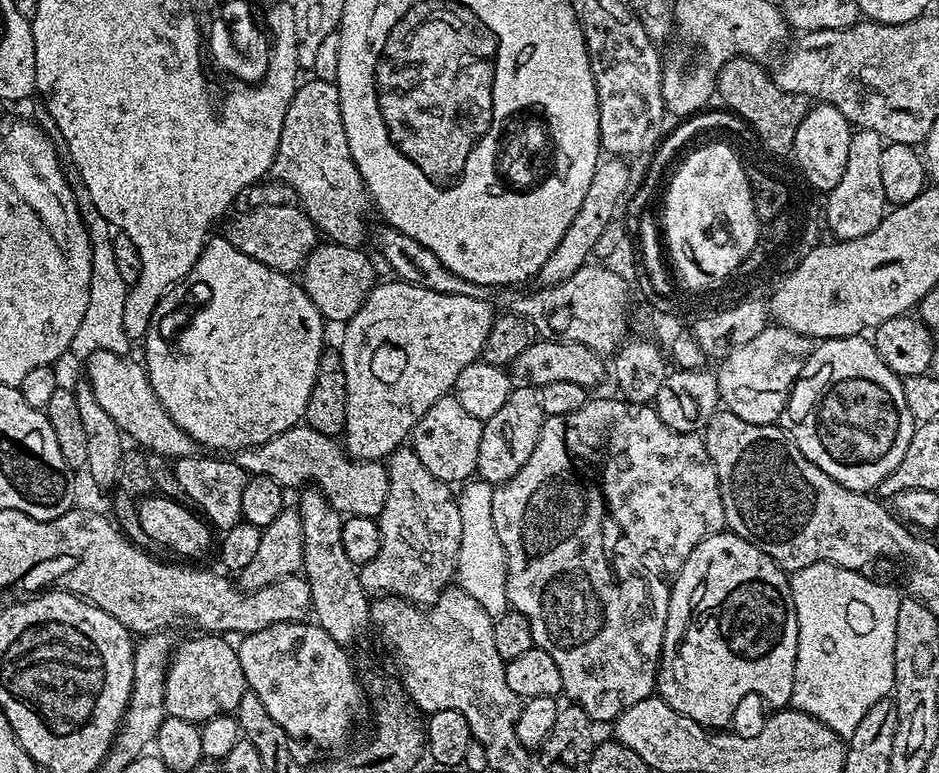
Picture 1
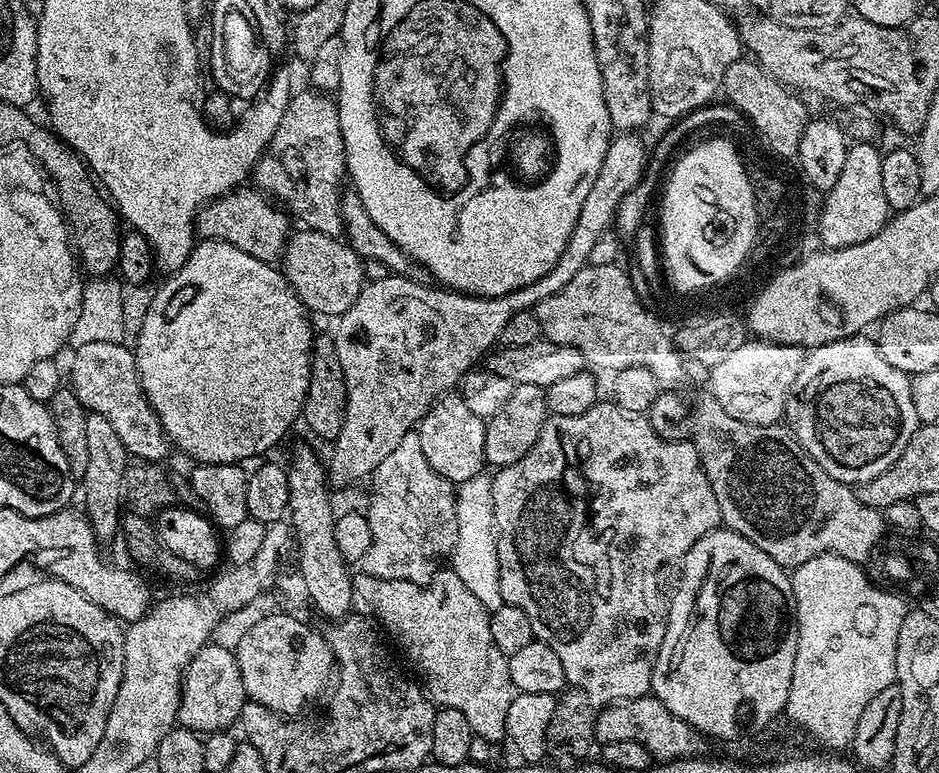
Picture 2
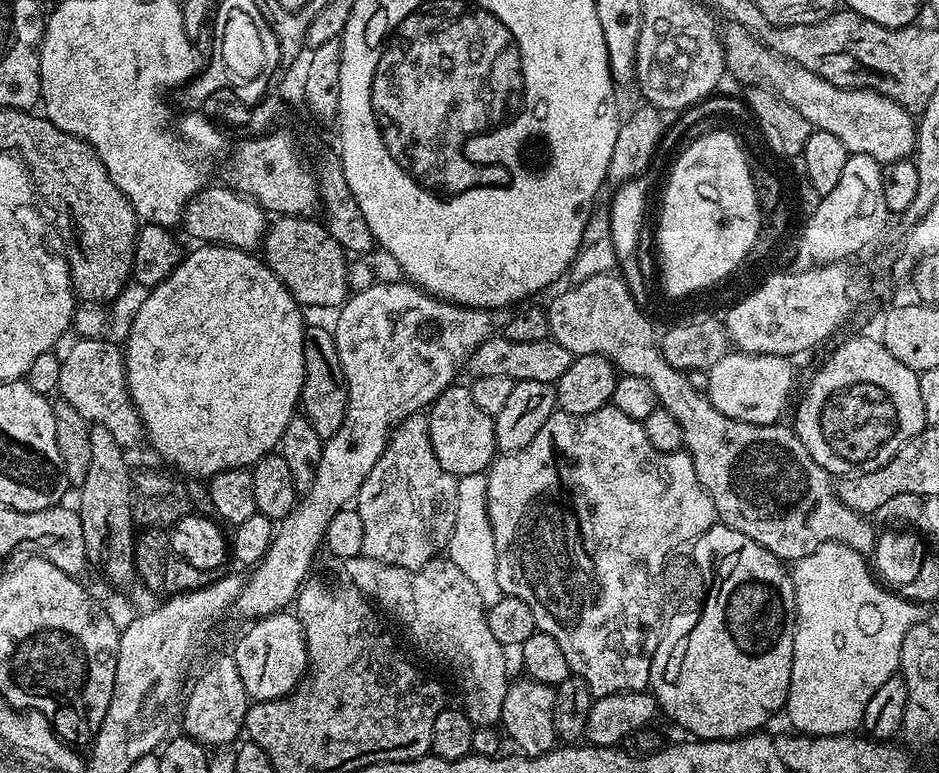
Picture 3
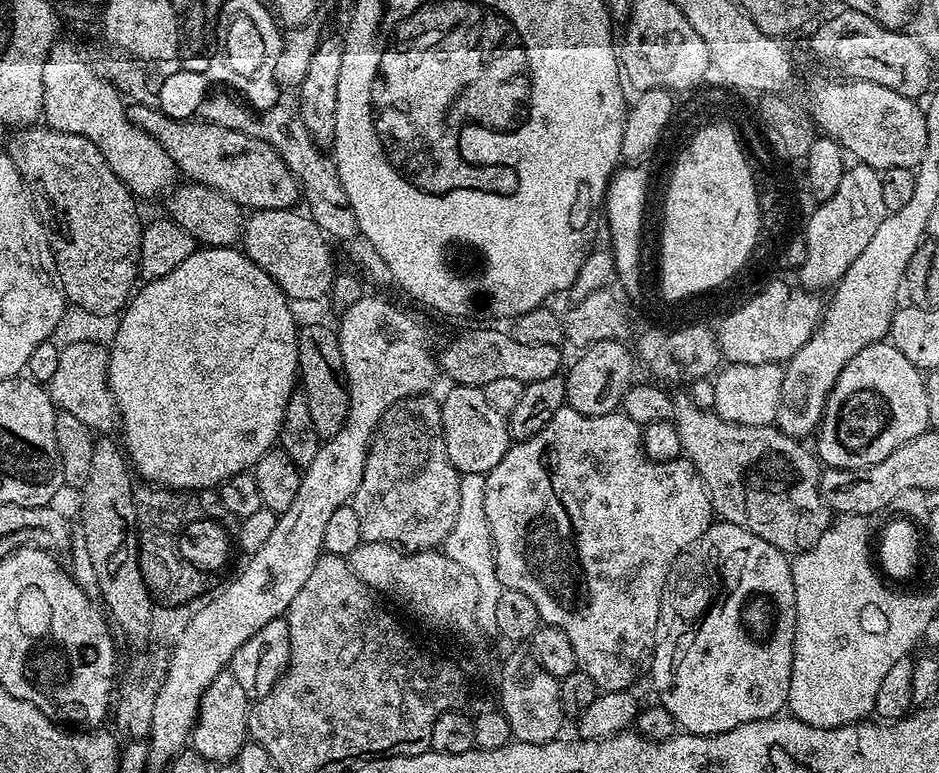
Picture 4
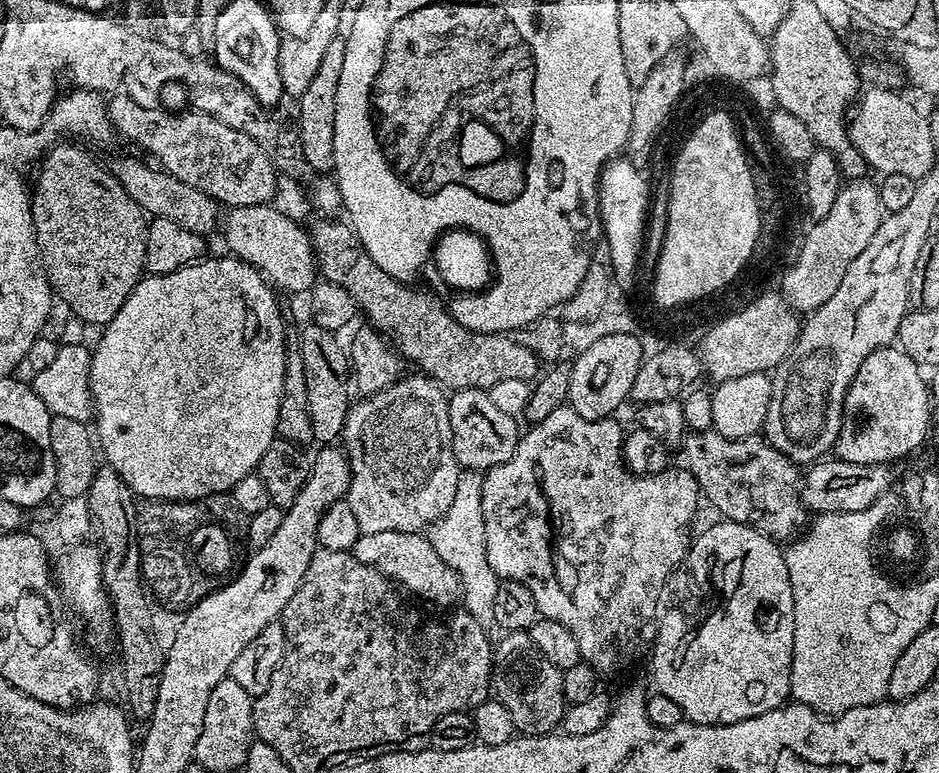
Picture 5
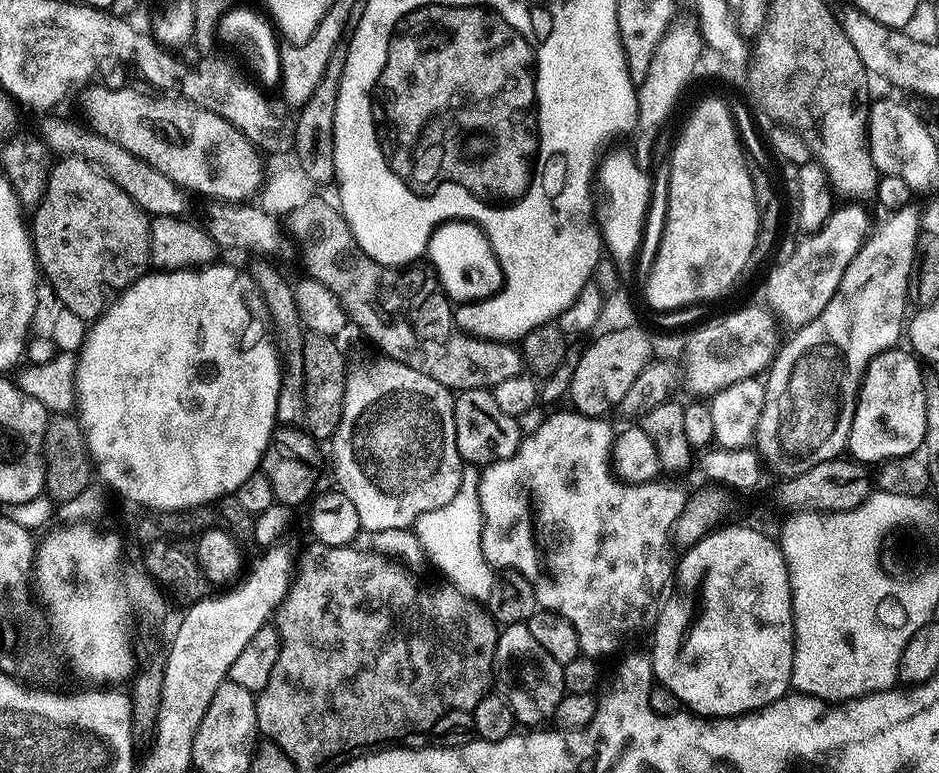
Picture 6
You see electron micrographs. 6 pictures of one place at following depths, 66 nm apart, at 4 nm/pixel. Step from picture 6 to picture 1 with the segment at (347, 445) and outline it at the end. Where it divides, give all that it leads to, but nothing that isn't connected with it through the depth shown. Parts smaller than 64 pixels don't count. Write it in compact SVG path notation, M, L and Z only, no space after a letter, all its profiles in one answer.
M401 446L387 457L388 493L386 506L378 517L380 545L378 554L370 562L359 565L360 581L372 594L400 596L417 606L433 604L444 589L453 583L458 566L458 550L462 546L462 518L458 514L457 497L449 485L443 484L422 462L410 446Z

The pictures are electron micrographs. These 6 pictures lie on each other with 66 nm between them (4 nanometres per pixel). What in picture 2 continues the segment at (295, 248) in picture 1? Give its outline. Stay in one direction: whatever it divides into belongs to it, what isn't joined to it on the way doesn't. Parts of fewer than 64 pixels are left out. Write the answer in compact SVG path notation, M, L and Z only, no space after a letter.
M244 191L227 192L226 195L217 196L216 199L203 205L196 216L197 237L200 240L230 242L230 246L238 246L238 250L250 254L250 258L269 262L279 261L284 255L284 247L288 245L289 213L281 210L275 203L269 202L259 191Z

